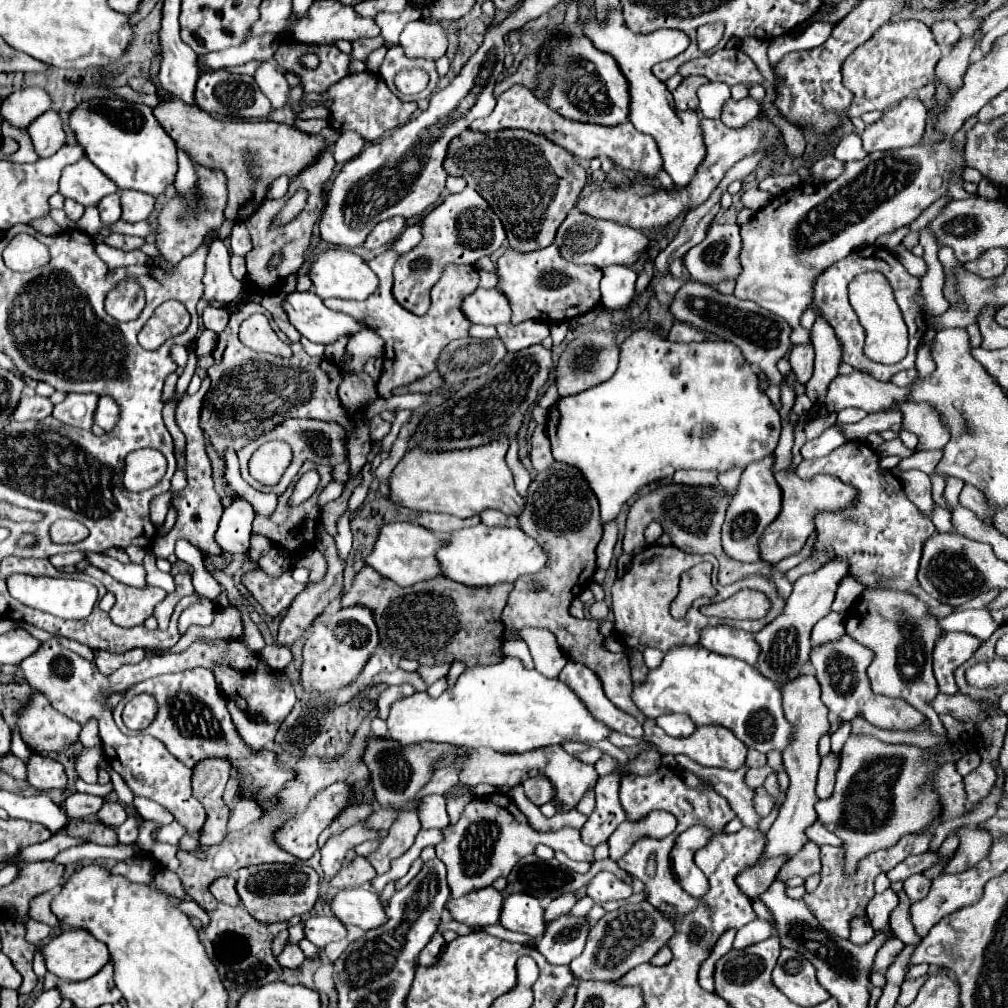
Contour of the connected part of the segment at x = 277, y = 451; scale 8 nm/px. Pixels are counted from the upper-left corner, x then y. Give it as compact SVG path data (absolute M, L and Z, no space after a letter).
M267 442L255 450L249 460L249 474L261 484L277 484L291 464L291 450L285 442Z

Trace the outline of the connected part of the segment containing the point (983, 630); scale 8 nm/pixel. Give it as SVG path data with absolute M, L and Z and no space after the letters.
M985 608L957 610L957 612L949 614L947 618L943 618L939 624L945 632L967 632L981 640L987 640L999 628L999 624L991 618L989 610L985 610Z

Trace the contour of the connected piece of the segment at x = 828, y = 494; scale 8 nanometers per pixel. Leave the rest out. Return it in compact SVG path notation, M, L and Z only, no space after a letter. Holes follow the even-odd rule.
M833 412L815 418L804 426L797 425L795 427L794 446L792 448L793 464L789 470L782 470L775 474L775 480L779 482L779 486L783 490L783 508L781 508L779 516L765 528L765 532L759 538L759 556L761 556L761 560L765 560L769 564L777 564L781 558L787 558L787 556L799 552L803 548L805 540L809 538L809 534L815 530L813 514L817 512L817 508L841 510L841 508L849 506L855 500L857 492L851 486L845 486L843 482L837 482L837 478L833 478L833 476L815 476L813 480L805 482L796 474L797 464L802 461L800 449L806 443L806 436L812 434L813 439L815 439L835 423L837 423L837 413ZM810 428L812 428L812 433Z

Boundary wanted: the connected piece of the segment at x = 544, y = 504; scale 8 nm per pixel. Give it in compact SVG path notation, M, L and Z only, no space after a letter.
M553 462L547 470L539 472L527 490L527 506L519 516L519 522L525 534L535 538L549 554L549 566L535 576L525 576L515 582L515 588L509 594L507 606L501 614L505 630L509 630L505 632L503 640L521 640L515 632L527 626L547 628L555 634L563 654L567 654L569 660L593 668L605 686L607 698L643 724L645 714L631 700L633 684L627 654L613 654L605 648L605 636L599 632L599 620L577 620L569 614L569 604L583 592L587 580L593 580L597 568L595 548L603 536L599 502L581 470L565 462Z

